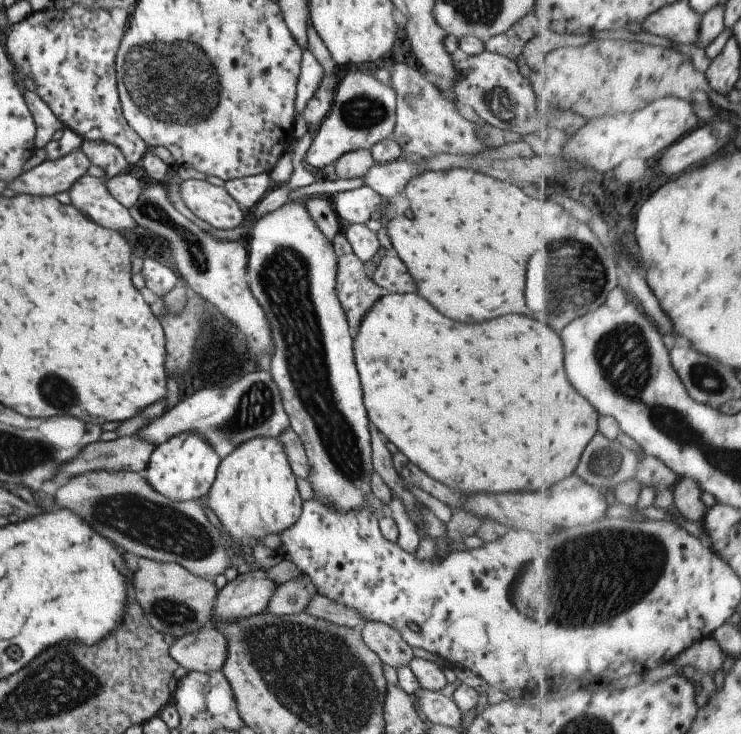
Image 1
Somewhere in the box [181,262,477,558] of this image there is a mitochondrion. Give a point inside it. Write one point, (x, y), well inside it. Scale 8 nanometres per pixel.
(255, 405)

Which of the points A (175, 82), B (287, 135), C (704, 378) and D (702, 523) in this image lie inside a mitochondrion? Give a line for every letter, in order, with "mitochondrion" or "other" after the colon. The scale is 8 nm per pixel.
A: mitochondrion
B: other
C: mitochondrion
D: other

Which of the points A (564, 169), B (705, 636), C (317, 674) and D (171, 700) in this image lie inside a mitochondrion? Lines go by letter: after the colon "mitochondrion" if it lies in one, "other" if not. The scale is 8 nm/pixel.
A: other
B: other
C: mitochondrion
D: other

